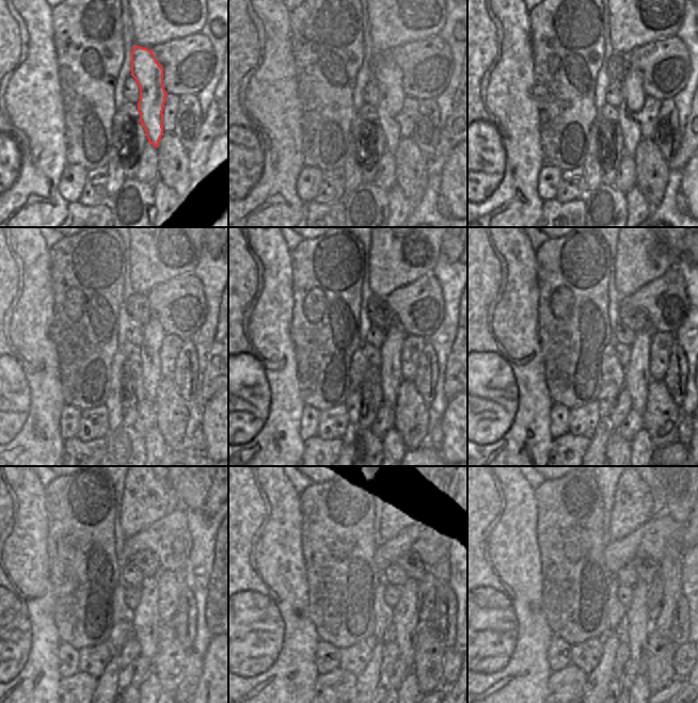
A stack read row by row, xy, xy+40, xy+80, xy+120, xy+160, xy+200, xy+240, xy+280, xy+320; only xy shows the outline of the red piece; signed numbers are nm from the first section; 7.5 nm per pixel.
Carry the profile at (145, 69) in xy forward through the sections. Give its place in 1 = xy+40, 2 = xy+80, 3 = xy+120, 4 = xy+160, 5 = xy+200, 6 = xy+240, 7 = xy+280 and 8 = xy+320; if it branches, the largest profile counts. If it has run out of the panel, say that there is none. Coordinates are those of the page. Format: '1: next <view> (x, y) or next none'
1: next xy+40 (387, 76)
2: next xy+80 (632, 96)
3: next xy+120 (153, 335)
4: next xy+160 (391, 350)
5: next xy+200 (630, 367)
6: next xy+240 (148, 635)
7: next xy+280 (396, 637)
8: next xy+320 (636, 639)

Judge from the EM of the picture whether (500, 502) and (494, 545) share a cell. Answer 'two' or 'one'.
one

